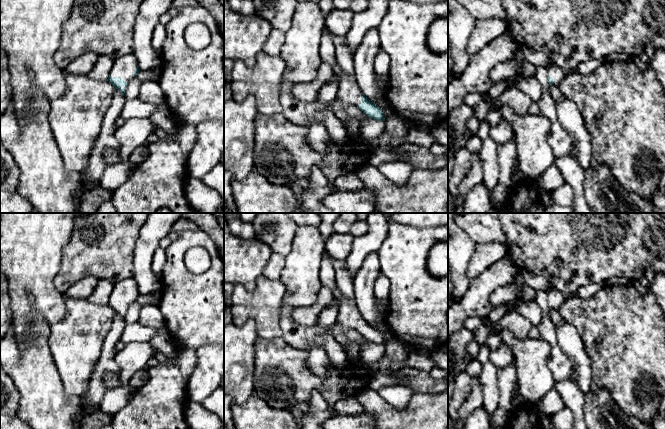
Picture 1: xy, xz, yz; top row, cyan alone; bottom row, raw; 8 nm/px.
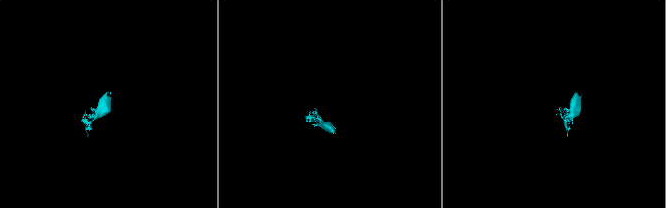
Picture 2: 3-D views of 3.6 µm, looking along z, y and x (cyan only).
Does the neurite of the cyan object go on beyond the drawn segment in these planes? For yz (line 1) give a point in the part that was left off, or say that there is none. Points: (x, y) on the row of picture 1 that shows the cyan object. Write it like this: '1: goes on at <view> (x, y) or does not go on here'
1: goes on at yz (557, 73)

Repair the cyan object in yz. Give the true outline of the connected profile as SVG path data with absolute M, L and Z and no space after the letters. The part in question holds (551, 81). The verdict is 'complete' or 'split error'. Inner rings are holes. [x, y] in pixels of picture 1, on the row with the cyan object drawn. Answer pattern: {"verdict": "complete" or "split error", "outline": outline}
{"verdict": "split error", "outline": "M553 63L548 69L548 82L550 86L555 85L559 87L562 80L567 76L570 75L572 70L571 69L563 69Z"}

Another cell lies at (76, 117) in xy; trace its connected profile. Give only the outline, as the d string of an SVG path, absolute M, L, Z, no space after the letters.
M67 74L65 92L50 103L49 124L65 168L83 173L115 87L88 74Z

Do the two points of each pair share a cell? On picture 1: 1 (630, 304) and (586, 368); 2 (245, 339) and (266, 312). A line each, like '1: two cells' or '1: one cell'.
1: two cells
2: two cells

